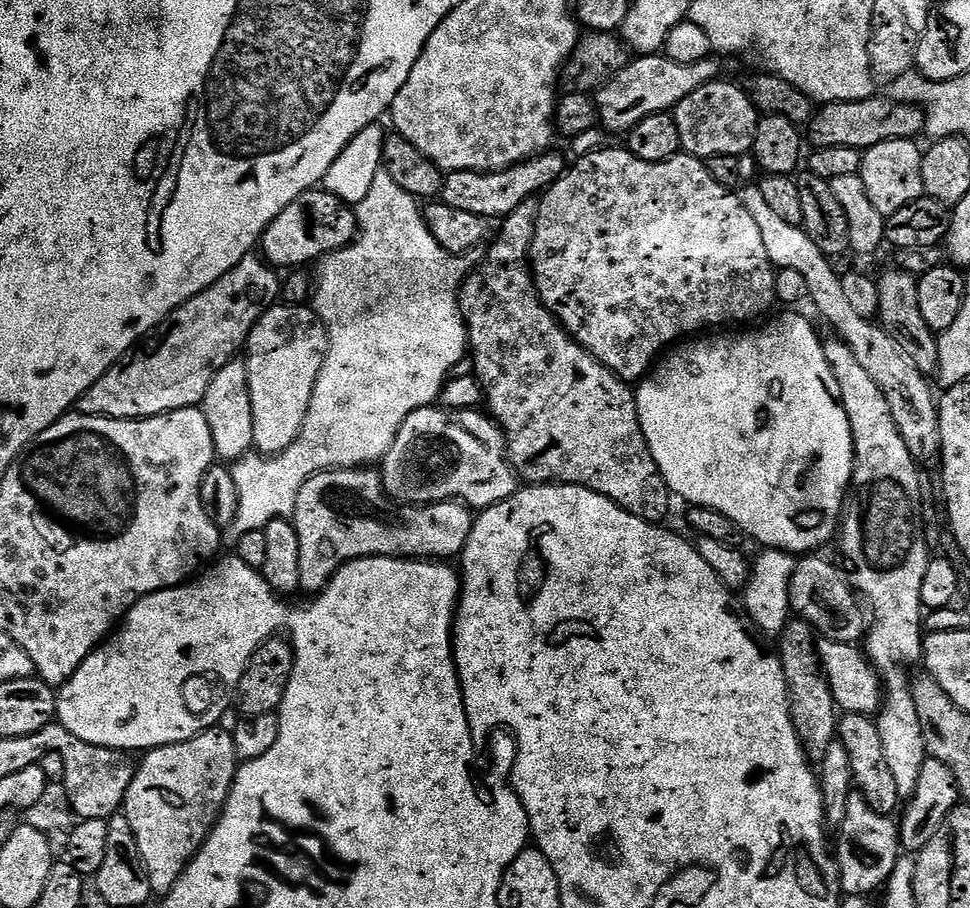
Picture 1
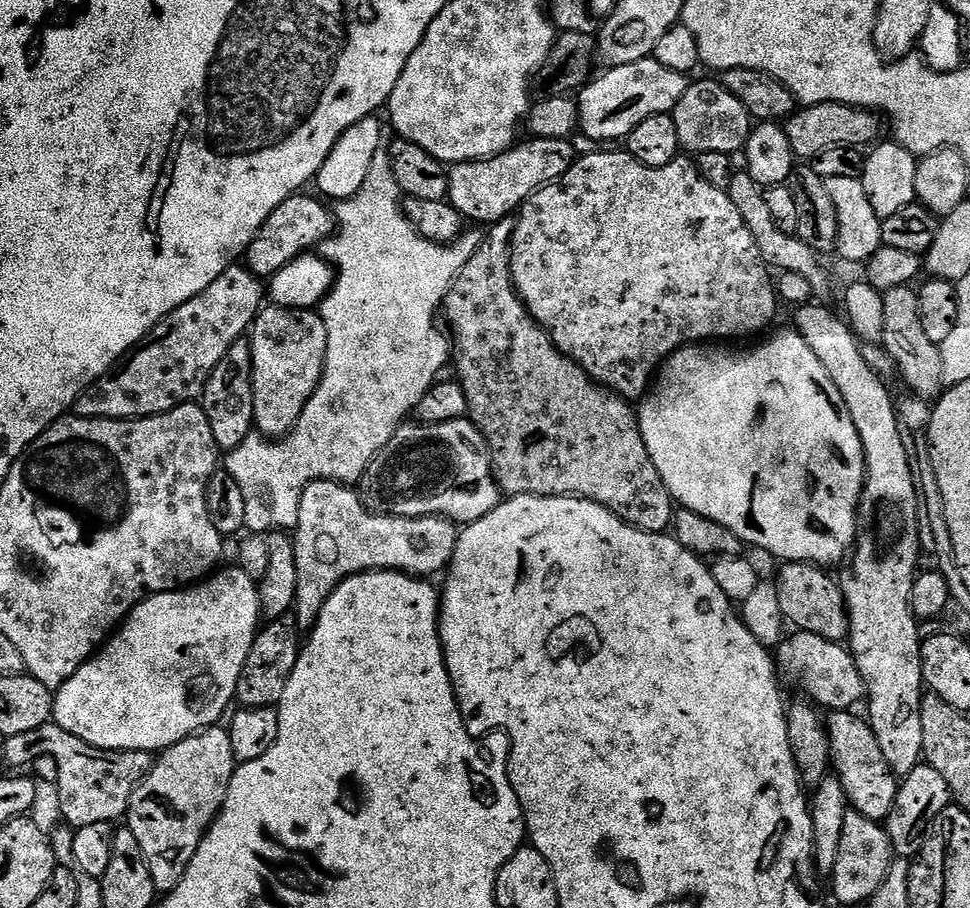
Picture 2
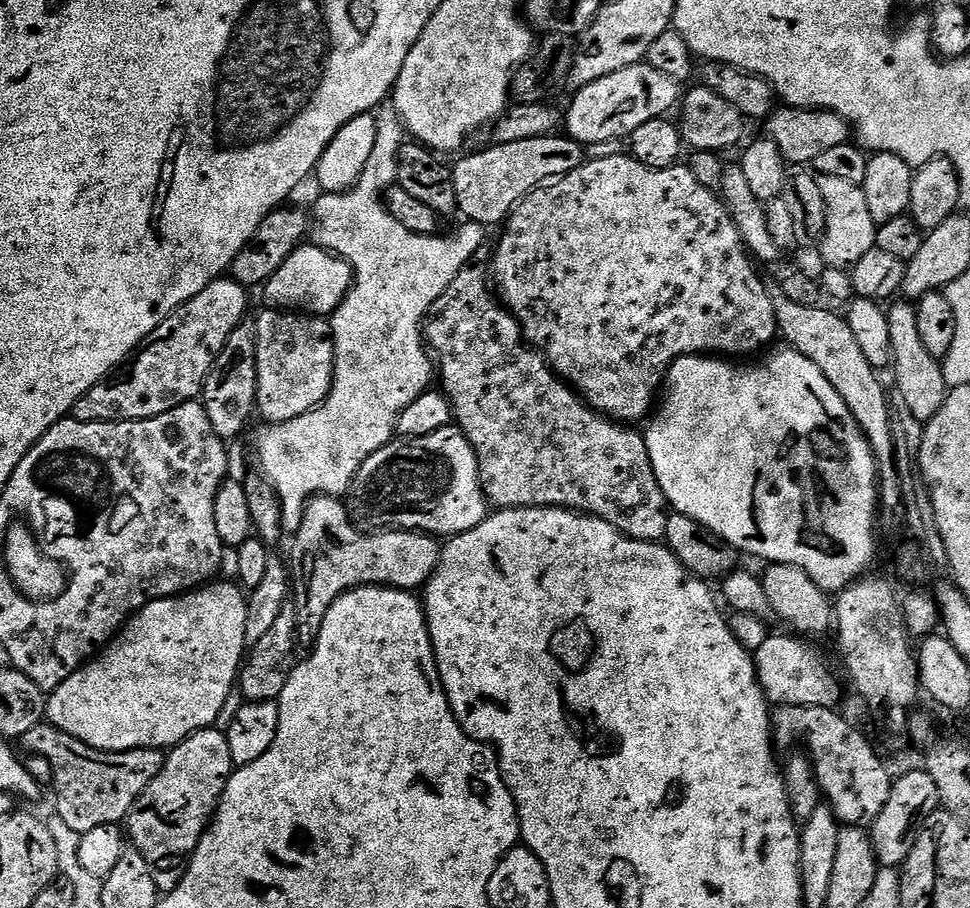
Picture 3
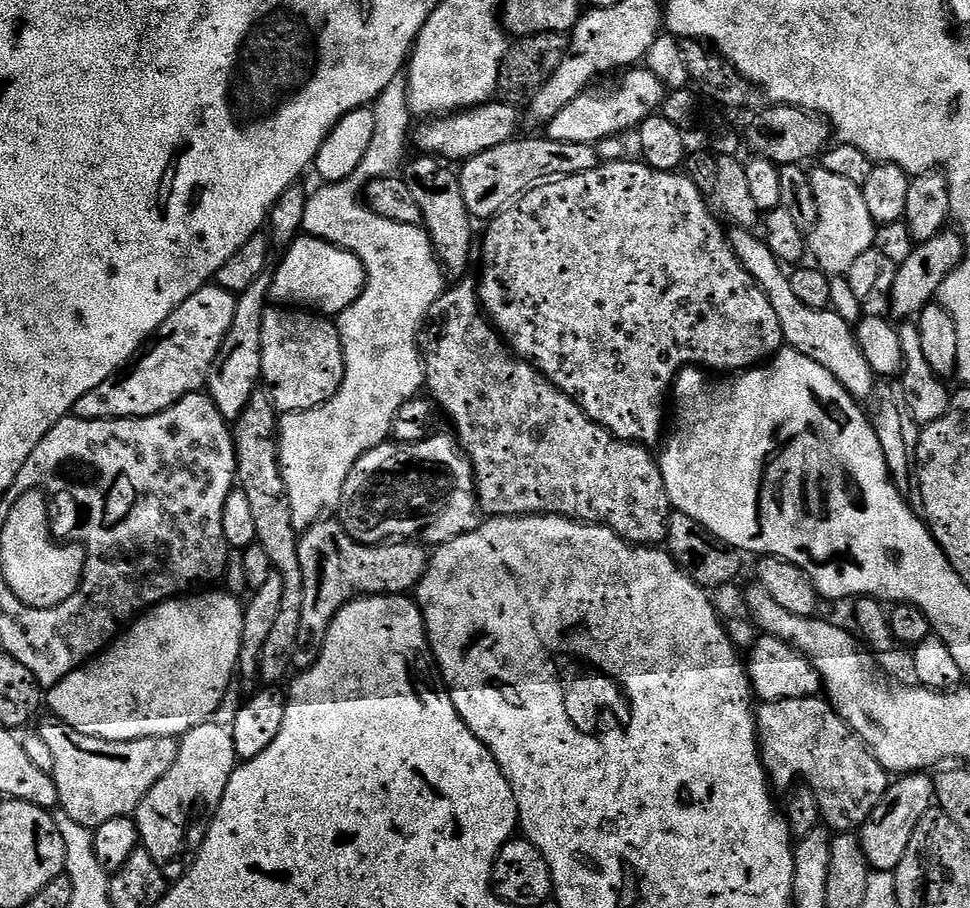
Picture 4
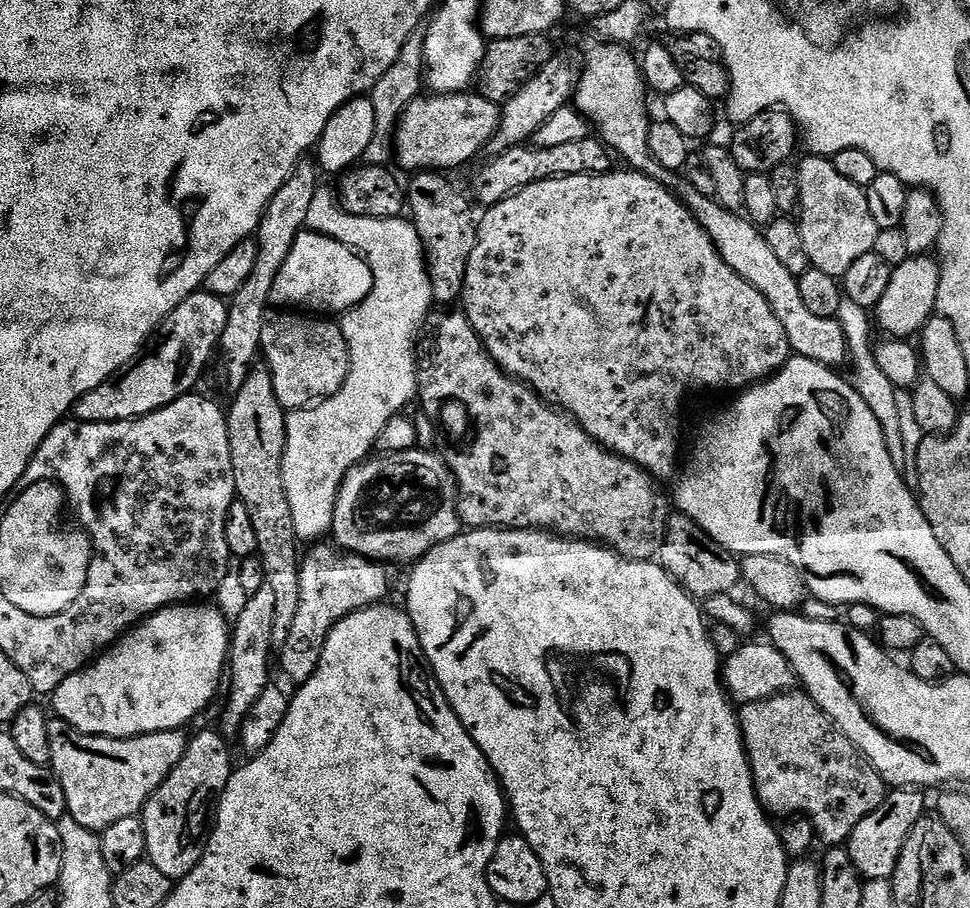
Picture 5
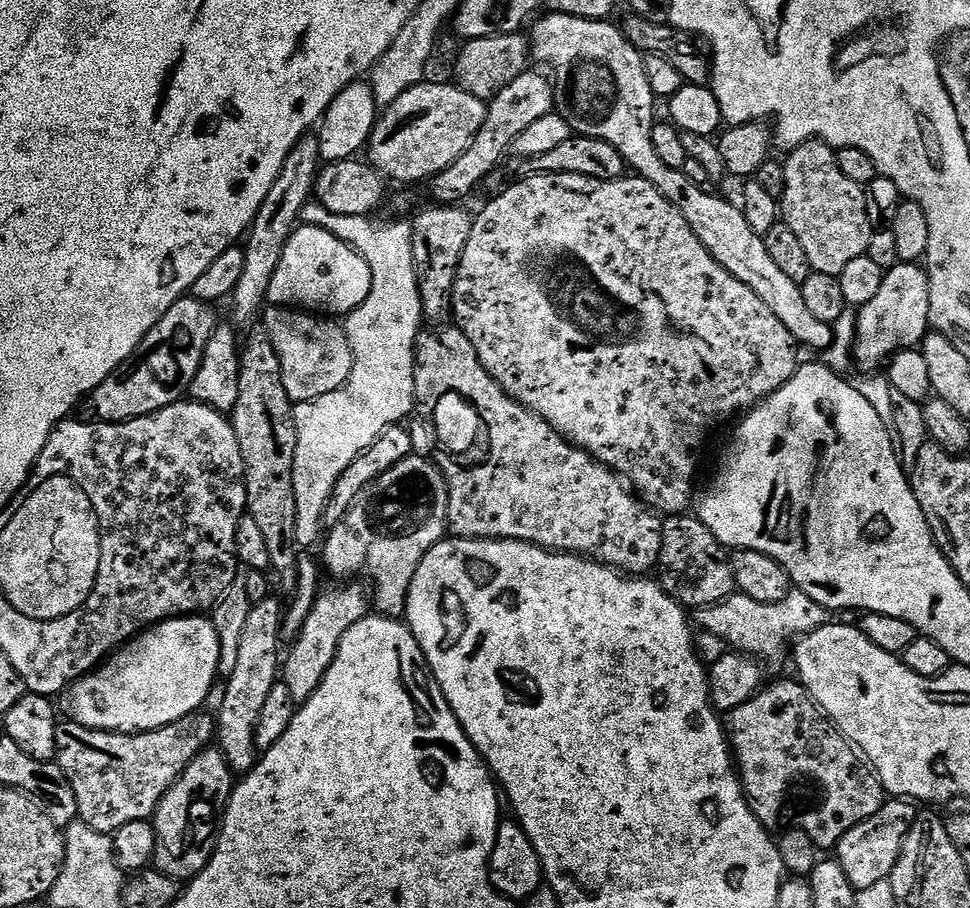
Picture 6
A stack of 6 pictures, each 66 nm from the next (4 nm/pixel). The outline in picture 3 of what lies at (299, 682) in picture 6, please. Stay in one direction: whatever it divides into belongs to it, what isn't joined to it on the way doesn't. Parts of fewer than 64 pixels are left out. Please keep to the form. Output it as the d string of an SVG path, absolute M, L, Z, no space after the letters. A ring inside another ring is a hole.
M317 496L305 504L304 521L293 540L290 564L294 569L294 599L302 610L300 632L304 634L319 633L330 606L351 588L423 589L442 551L441 541L427 532L361 530L350 519L349 505L334 496Z

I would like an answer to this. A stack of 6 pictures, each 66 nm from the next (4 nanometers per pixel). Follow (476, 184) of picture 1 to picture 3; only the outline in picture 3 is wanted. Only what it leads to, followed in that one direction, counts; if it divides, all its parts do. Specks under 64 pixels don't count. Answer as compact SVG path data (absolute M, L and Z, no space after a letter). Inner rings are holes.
M566 134L526 138L522 142L493 143L491 147L472 152L469 156L461 155L461 160L451 165L459 215L464 215L465 221L485 226L503 225L513 207L535 188L568 176L586 159L585 145L571 140Z

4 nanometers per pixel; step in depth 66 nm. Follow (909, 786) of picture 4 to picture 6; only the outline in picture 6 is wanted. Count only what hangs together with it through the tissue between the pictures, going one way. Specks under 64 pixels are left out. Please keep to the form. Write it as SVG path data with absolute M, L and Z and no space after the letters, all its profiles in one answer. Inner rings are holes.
M892 798L881 806L878 814L858 822L837 842L834 859L846 870L846 878L858 890L866 886L875 886L877 882L889 879L898 862L898 854L902 854L902 842L906 842L906 834L910 826L914 826L918 815L917 805L907 798Z

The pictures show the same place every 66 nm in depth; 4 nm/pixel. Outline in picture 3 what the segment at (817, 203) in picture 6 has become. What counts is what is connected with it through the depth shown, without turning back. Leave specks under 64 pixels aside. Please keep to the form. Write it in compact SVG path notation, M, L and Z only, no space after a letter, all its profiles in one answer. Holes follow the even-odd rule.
M820 176L818 187L822 190L822 198L826 198L826 230L824 231L824 237L818 241L820 256L825 260L823 263L829 268L851 270L858 262L858 258L870 254L870 250L876 247L876 230L878 226L874 222L874 218L870 218L870 210L866 206L866 194L861 185L846 182L842 178Z

